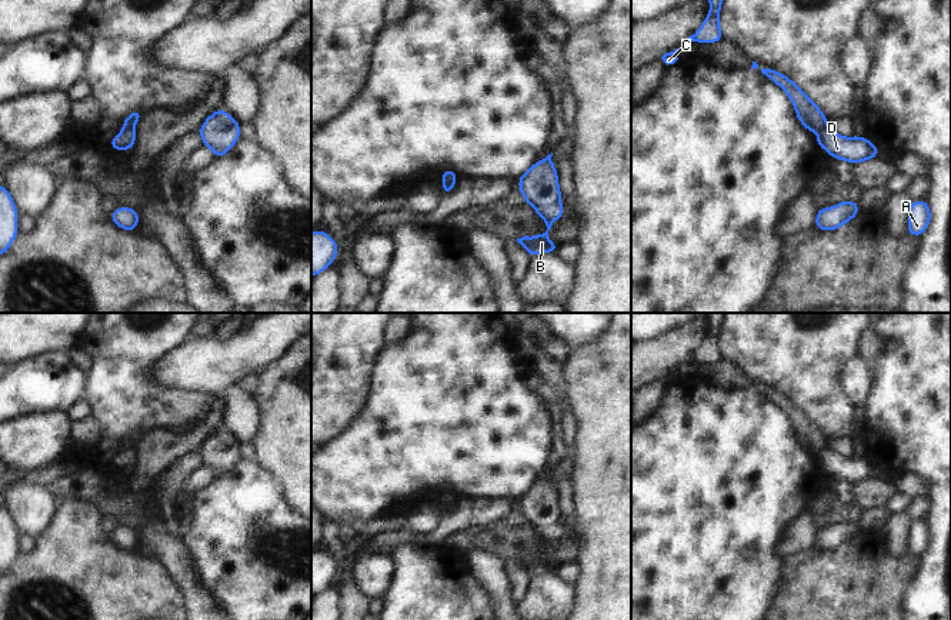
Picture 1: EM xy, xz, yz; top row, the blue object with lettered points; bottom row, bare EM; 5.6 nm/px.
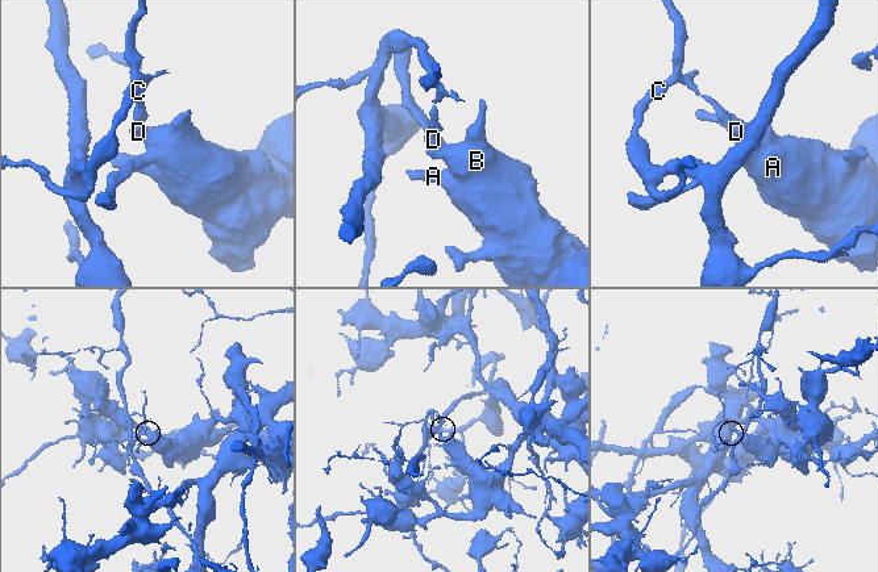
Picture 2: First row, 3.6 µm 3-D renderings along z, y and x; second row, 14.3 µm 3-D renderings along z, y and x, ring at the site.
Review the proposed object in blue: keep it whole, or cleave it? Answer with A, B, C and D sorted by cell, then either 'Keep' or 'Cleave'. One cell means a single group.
Groups: A B D / C. Cleave

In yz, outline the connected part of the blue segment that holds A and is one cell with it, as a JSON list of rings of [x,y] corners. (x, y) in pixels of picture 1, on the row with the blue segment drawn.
[[[912,200],[908,210],[908,227],[907,233],[920,239],[920,236],[928,229],[931,221],[931,210],[925,200]]]

